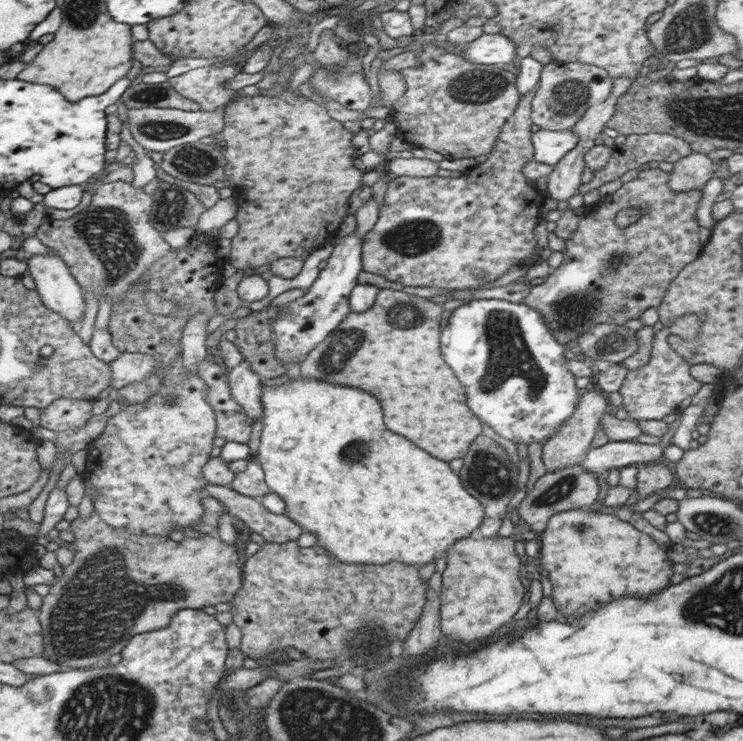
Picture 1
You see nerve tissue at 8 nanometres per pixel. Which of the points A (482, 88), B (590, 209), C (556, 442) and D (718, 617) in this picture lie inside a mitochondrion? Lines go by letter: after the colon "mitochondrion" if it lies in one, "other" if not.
A: mitochondrion
B: other
C: other
D: mitochondrion

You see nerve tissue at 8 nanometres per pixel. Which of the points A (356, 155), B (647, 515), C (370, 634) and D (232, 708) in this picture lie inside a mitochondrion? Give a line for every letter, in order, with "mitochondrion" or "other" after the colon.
A: other
B: other
C: mitochondrion
D: mitochondrion

